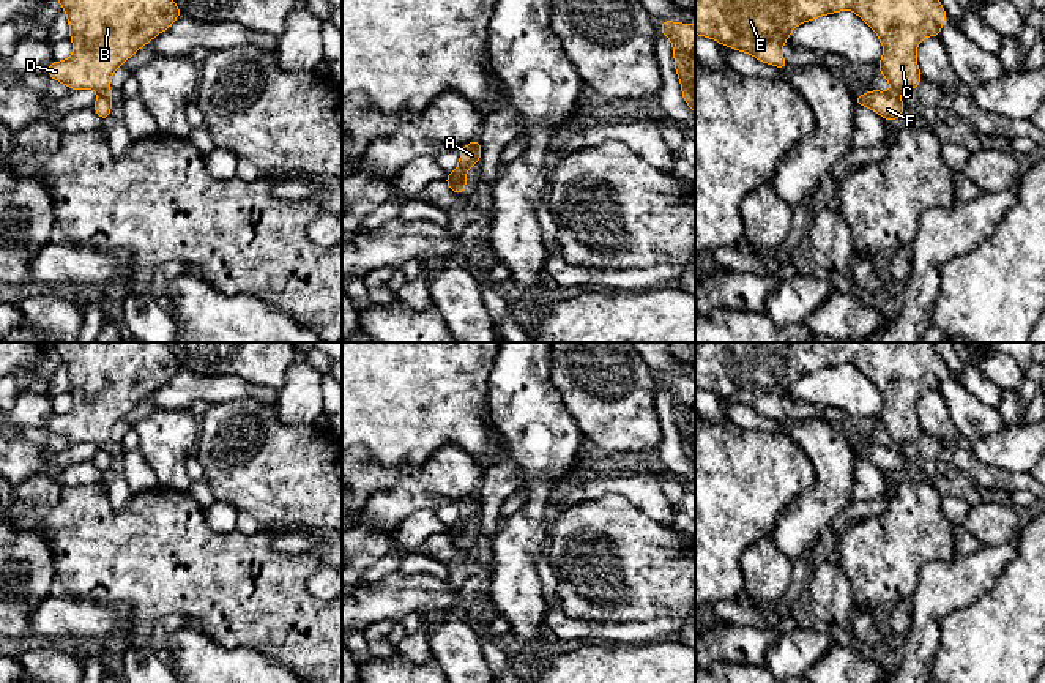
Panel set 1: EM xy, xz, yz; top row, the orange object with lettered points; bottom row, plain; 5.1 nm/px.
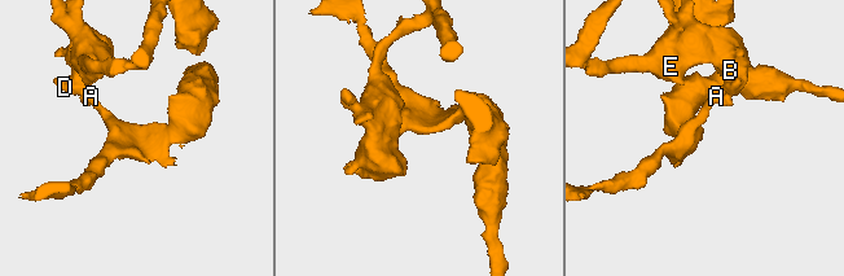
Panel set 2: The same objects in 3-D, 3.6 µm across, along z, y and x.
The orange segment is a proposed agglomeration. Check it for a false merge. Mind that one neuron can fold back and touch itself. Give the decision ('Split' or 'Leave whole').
Split

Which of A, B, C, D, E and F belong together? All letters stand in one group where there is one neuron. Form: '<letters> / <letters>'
A F / B C D E

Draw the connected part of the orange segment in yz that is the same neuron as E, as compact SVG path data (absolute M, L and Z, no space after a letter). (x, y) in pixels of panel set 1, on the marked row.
M695 0L695 35L716 39L719 44L753 55L763 63L787 68L782 46L802 22L824 14L850 9L876 32L884 54L878 63L892 91L916 90L922 80L917 66L917 44L925 36L939 36L946 11L939 0Z

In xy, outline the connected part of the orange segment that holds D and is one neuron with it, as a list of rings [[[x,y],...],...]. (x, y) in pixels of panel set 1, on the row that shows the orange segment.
[[[58,0],[68,16],[73,55],[65,62],[54,60],[47,73],[71,90],[91,88],[110,93],[113,71],[125,65],[142,46],[172,27],[181,16],[173,0]]]

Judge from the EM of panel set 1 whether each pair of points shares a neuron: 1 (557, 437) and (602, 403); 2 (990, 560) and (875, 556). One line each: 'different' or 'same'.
1: different
2: different

